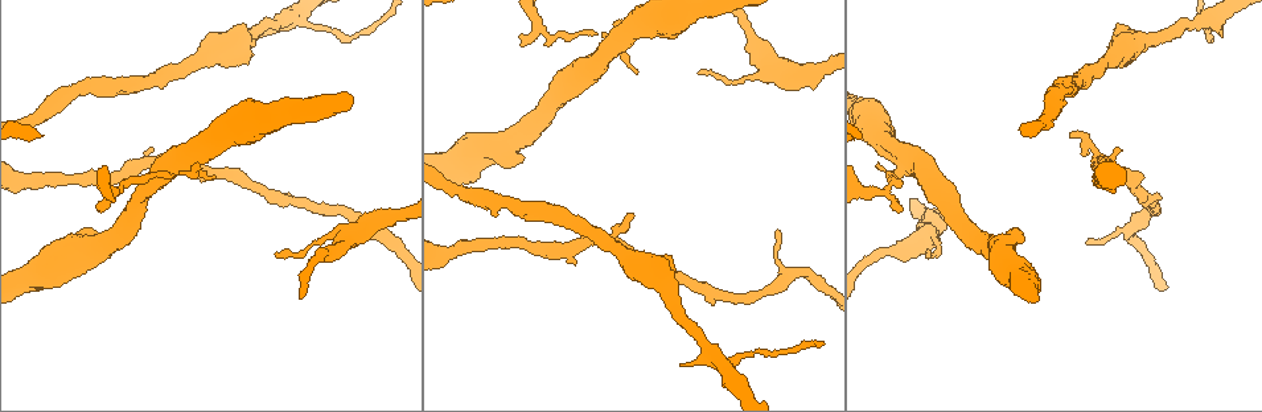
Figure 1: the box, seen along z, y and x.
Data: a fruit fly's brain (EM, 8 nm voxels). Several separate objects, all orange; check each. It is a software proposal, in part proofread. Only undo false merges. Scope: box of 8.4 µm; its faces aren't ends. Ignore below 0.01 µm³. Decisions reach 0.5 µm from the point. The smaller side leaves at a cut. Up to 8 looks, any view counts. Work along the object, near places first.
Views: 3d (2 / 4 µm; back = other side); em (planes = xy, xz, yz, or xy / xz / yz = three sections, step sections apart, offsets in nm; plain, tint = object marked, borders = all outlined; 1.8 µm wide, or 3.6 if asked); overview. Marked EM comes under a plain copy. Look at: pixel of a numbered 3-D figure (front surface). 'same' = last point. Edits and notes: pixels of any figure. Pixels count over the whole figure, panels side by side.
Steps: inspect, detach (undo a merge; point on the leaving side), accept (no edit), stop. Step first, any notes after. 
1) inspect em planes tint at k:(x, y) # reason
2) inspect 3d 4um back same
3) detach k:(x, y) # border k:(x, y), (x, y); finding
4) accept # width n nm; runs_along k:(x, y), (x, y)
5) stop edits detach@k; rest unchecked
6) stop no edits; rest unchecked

inspect 3d 4um at 1:(927, 238) # sudden change in width

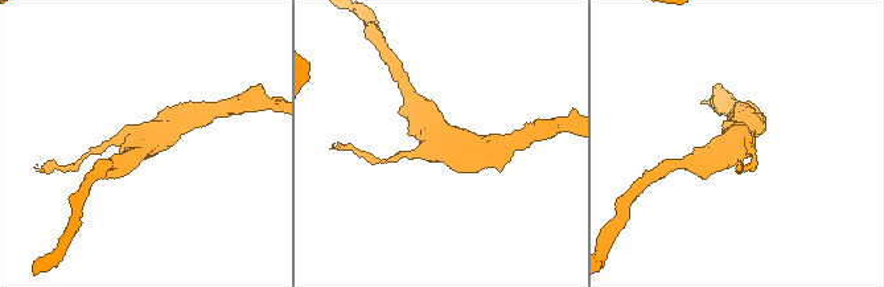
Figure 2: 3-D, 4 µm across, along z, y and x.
inspect em planes tint at 2:(735, 142)

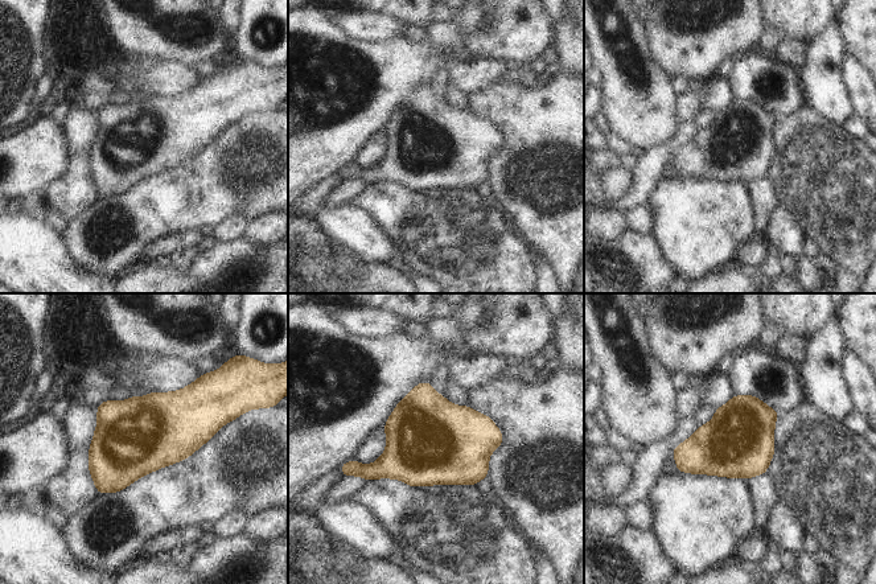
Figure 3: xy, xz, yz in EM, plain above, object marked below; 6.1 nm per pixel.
accept # width 440 nm; continuous, no second neuron

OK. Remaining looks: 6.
inspect em planes tint at 1:(190, 157) # three-way junction

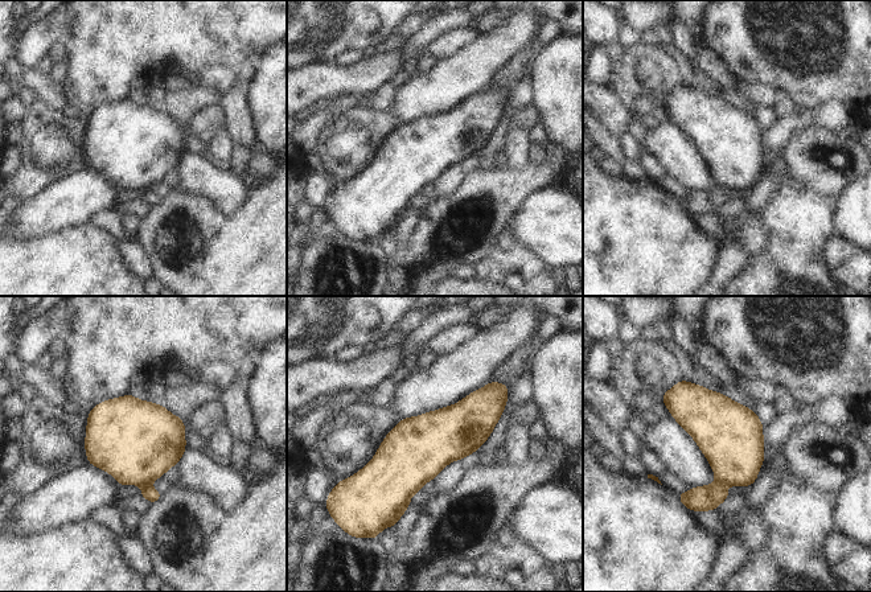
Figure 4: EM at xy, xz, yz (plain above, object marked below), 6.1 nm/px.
detach 4:(151, 494) # width 400 nm; border 4:(147, 484), (143, 486); a second neuron is stuck on

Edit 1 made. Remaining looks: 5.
inspect em planes tint at 1:(719, 361) # thin arm on a thick one

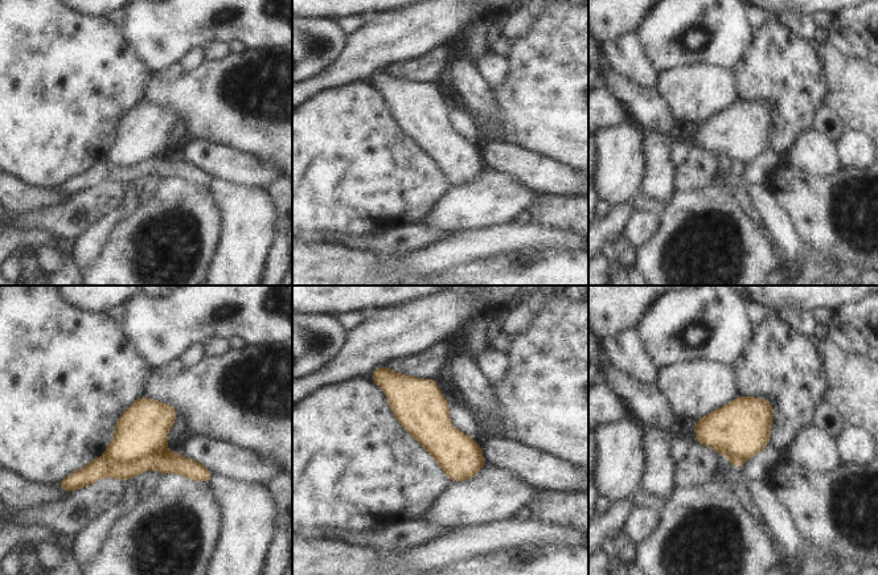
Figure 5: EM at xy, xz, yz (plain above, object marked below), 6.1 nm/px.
detach 5:(160, 461) # border 5:(164, 451), (131, 461), (106, 458); two neurons meet here

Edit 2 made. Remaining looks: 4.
stop edits detach@4, detach@5; rest unchecked

